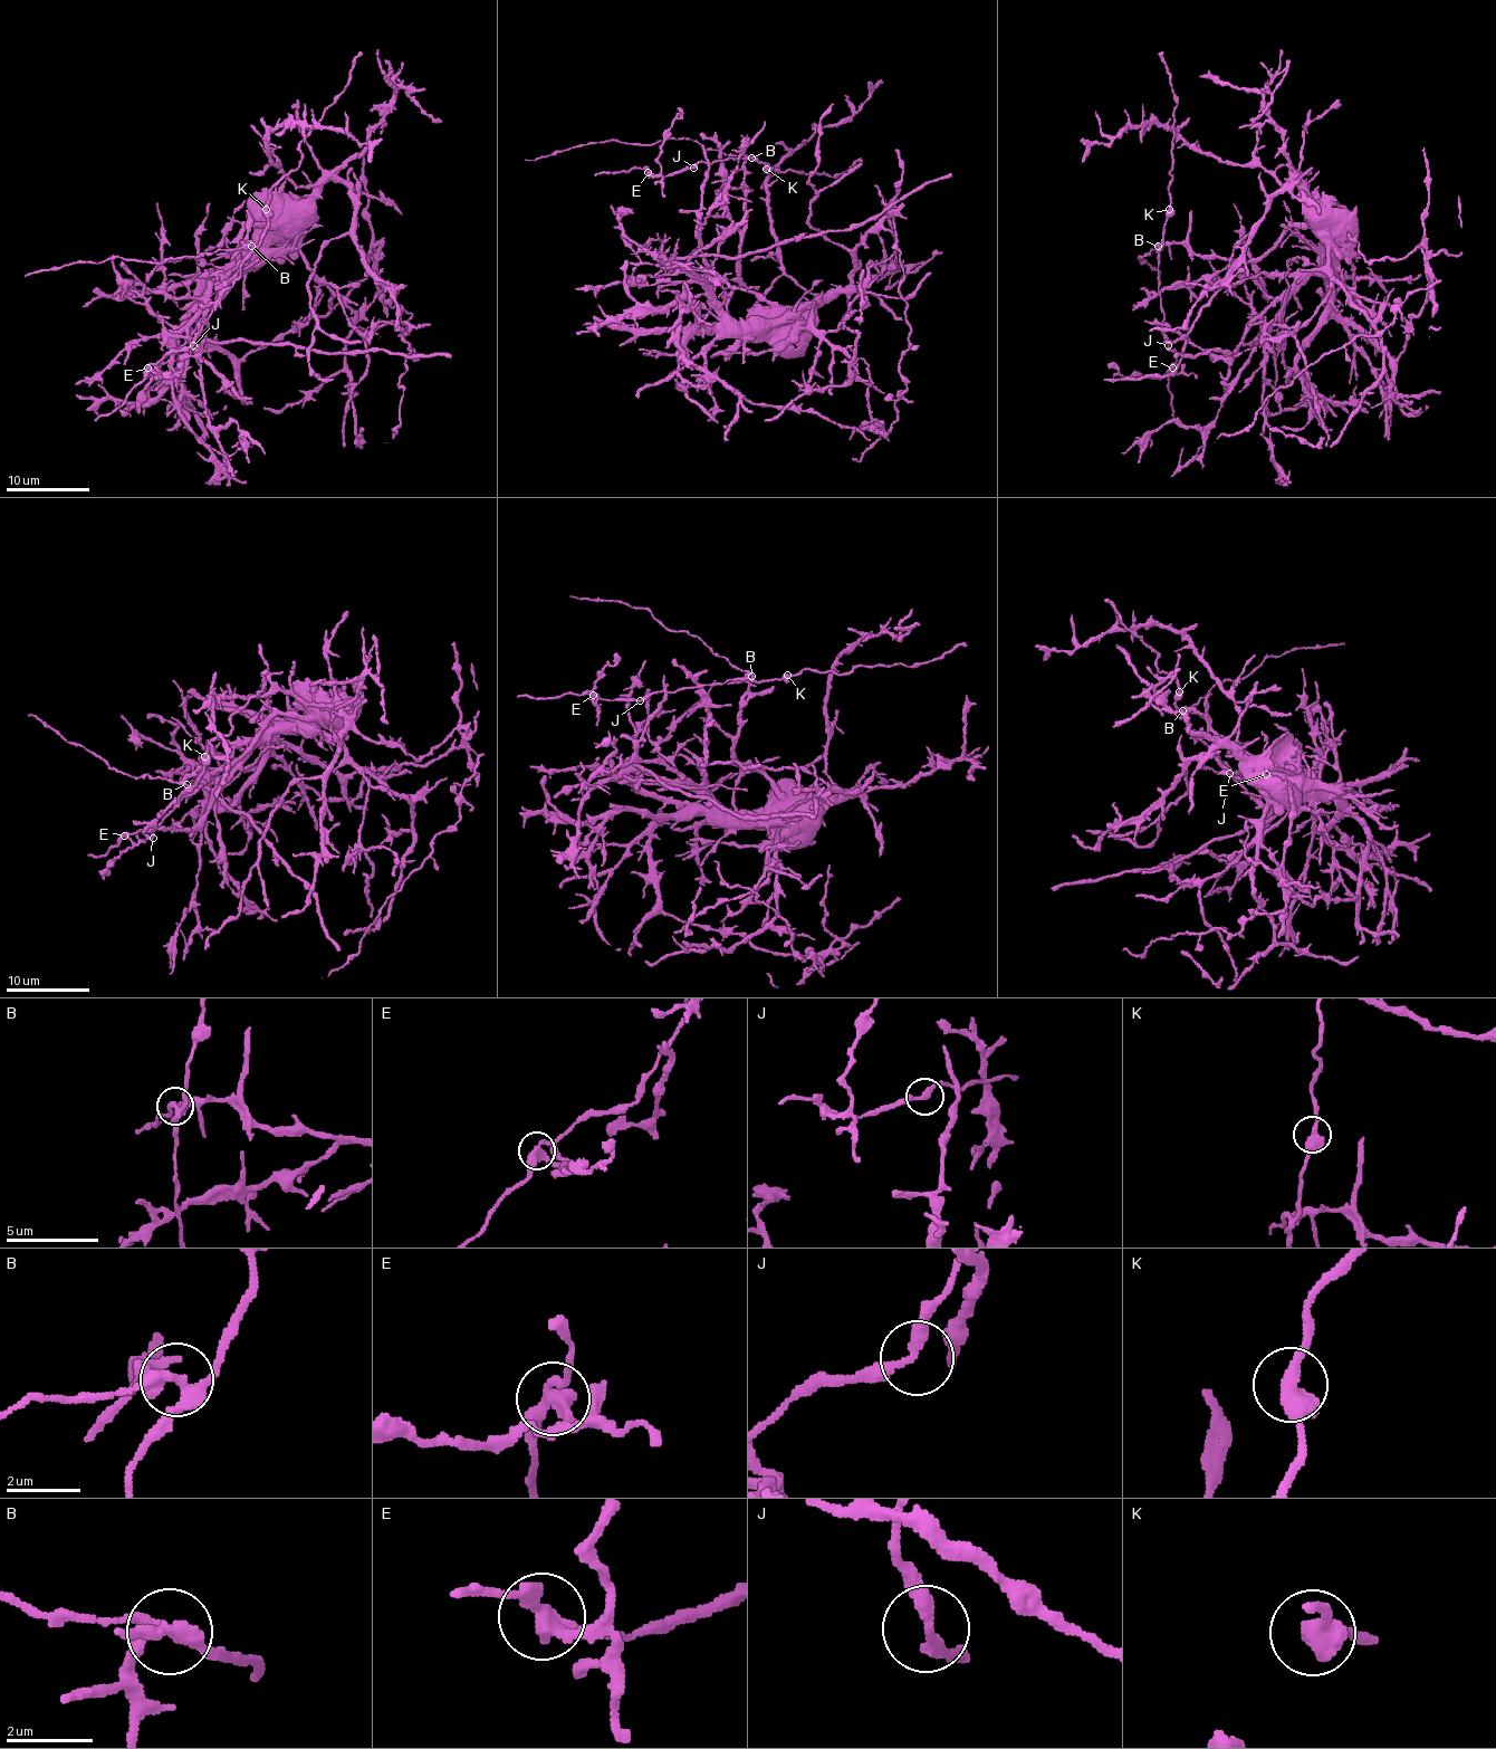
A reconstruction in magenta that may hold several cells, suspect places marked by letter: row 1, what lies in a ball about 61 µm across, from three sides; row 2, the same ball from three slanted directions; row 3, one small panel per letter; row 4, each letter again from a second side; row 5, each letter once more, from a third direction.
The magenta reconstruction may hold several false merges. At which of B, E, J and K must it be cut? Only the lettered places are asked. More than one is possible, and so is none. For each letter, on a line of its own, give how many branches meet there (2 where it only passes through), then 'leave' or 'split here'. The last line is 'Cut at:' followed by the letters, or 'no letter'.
B: 4 | split here
E: 3 | split here
J: 2 | leave
K: 2 | leave
Cut at: B, E

